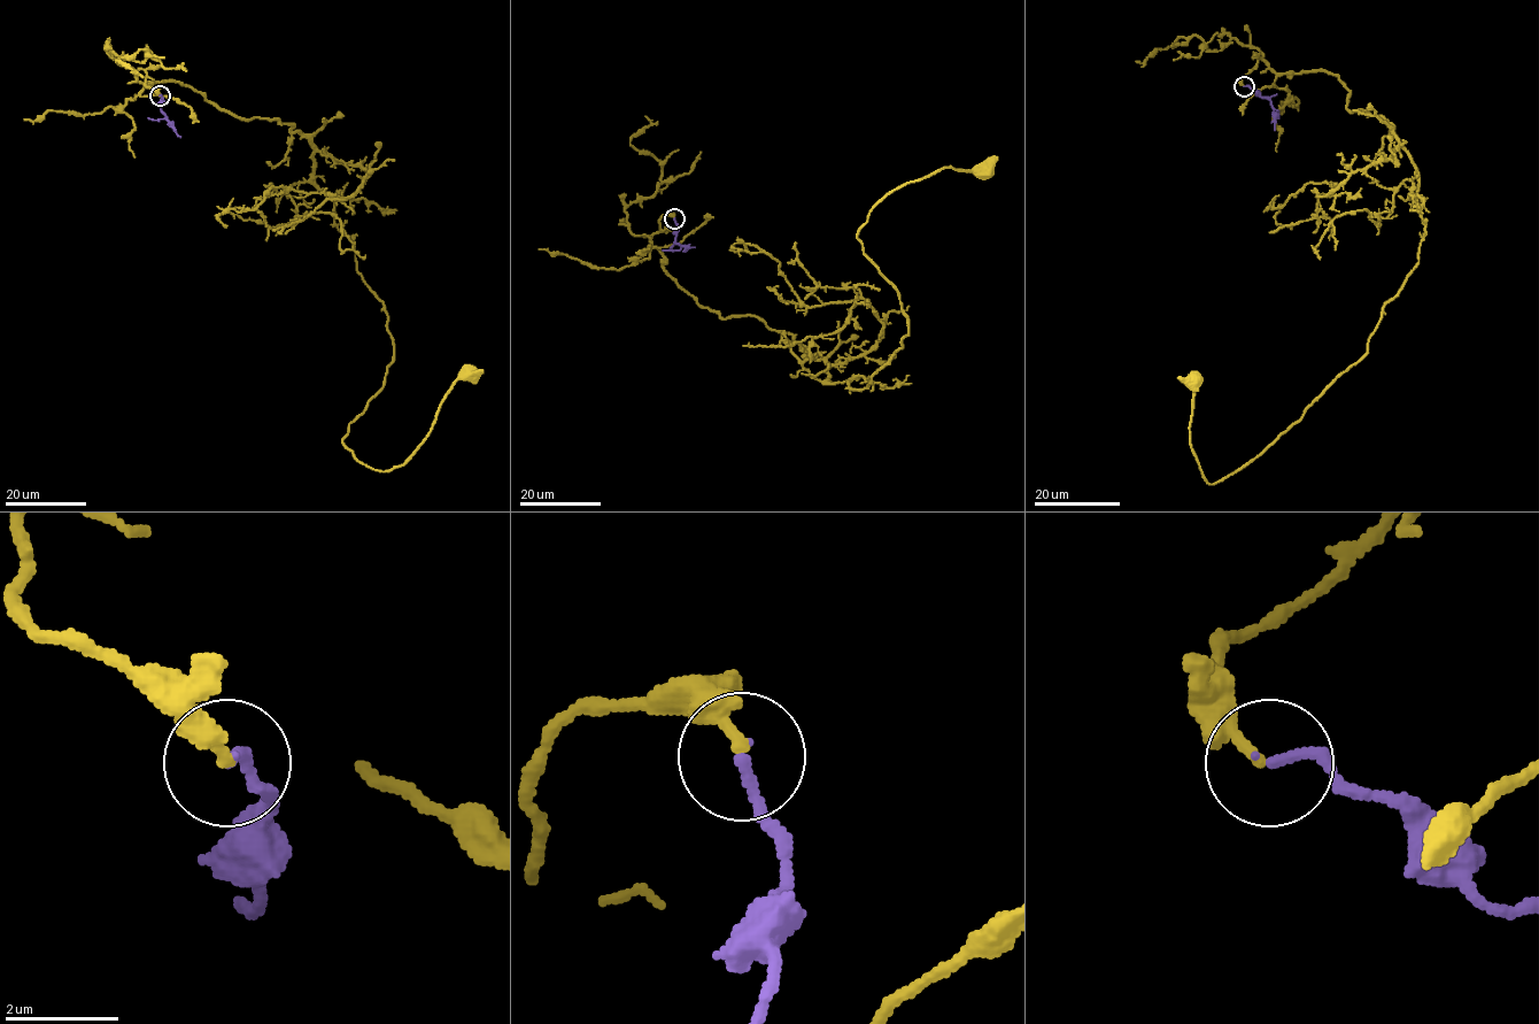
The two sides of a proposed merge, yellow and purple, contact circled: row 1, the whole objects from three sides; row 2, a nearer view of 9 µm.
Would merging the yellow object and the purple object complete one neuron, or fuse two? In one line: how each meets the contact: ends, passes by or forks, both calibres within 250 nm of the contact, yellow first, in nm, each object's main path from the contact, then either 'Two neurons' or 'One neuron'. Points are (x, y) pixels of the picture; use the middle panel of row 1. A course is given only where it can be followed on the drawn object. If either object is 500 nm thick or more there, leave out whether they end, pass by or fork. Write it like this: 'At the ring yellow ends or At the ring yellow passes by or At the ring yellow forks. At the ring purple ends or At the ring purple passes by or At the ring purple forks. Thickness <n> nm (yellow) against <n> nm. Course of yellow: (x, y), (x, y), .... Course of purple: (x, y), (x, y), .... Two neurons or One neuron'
At the ring yellow ends. At the ring purple ends. Thickness 200 nm (yellow) against 180 nm. Course of yellow: (674, 218), (651, 244), (702, 306), (759, 317), (864, 390), (909, 329), (857, 232), (907, 183), (983, 171). Course of purple: (674, 218), (675, 243), (695, 247). One neuron

